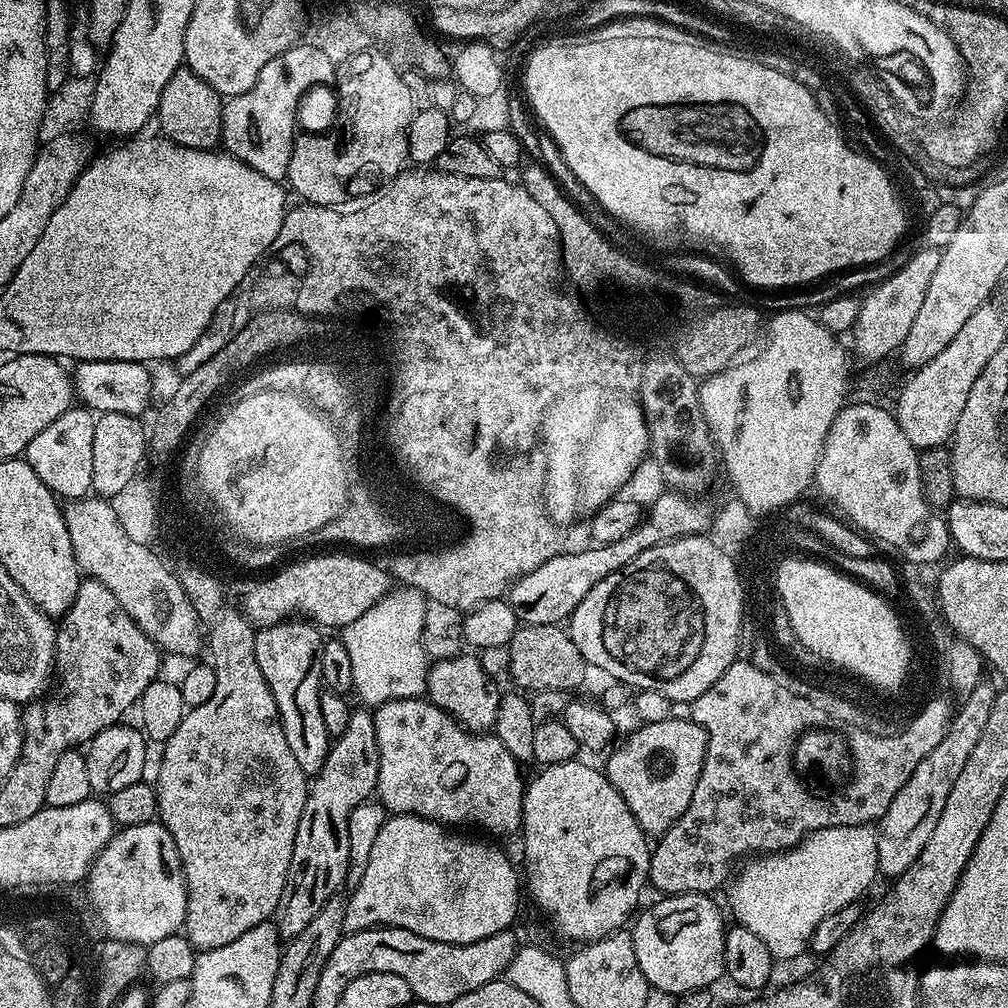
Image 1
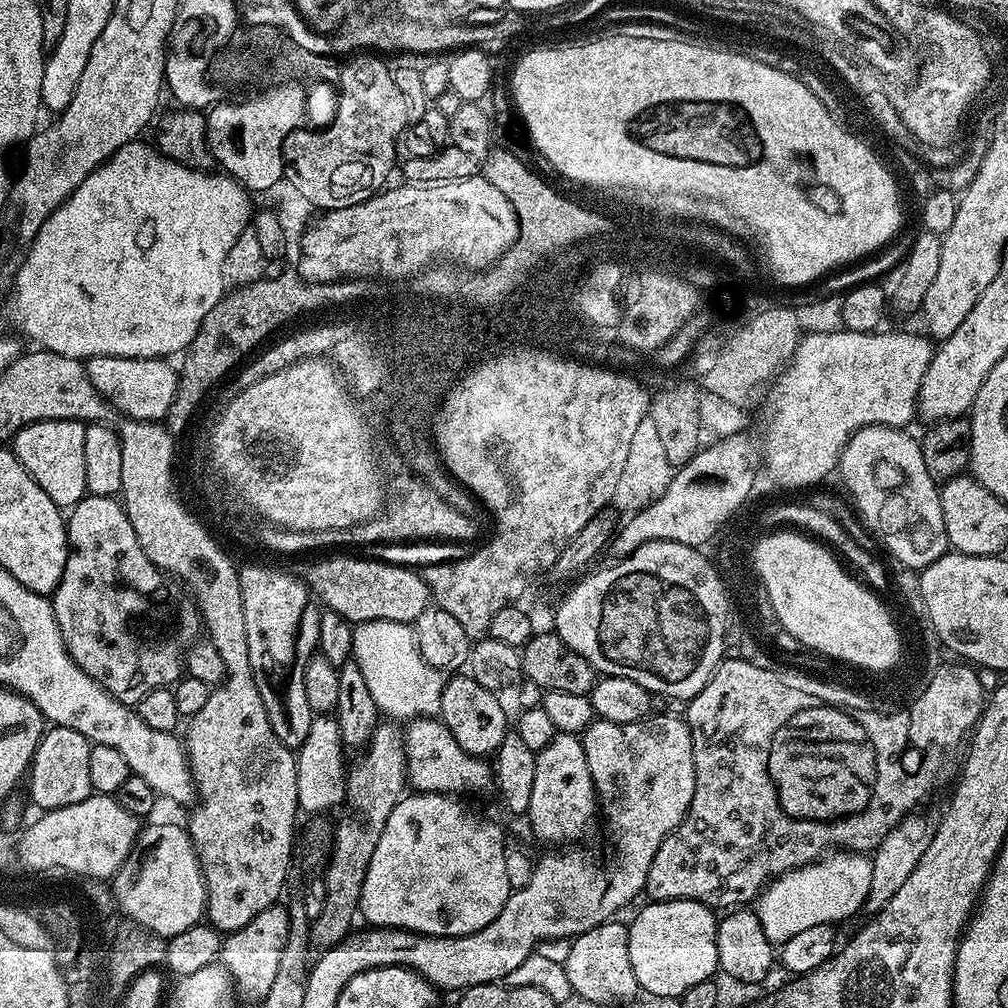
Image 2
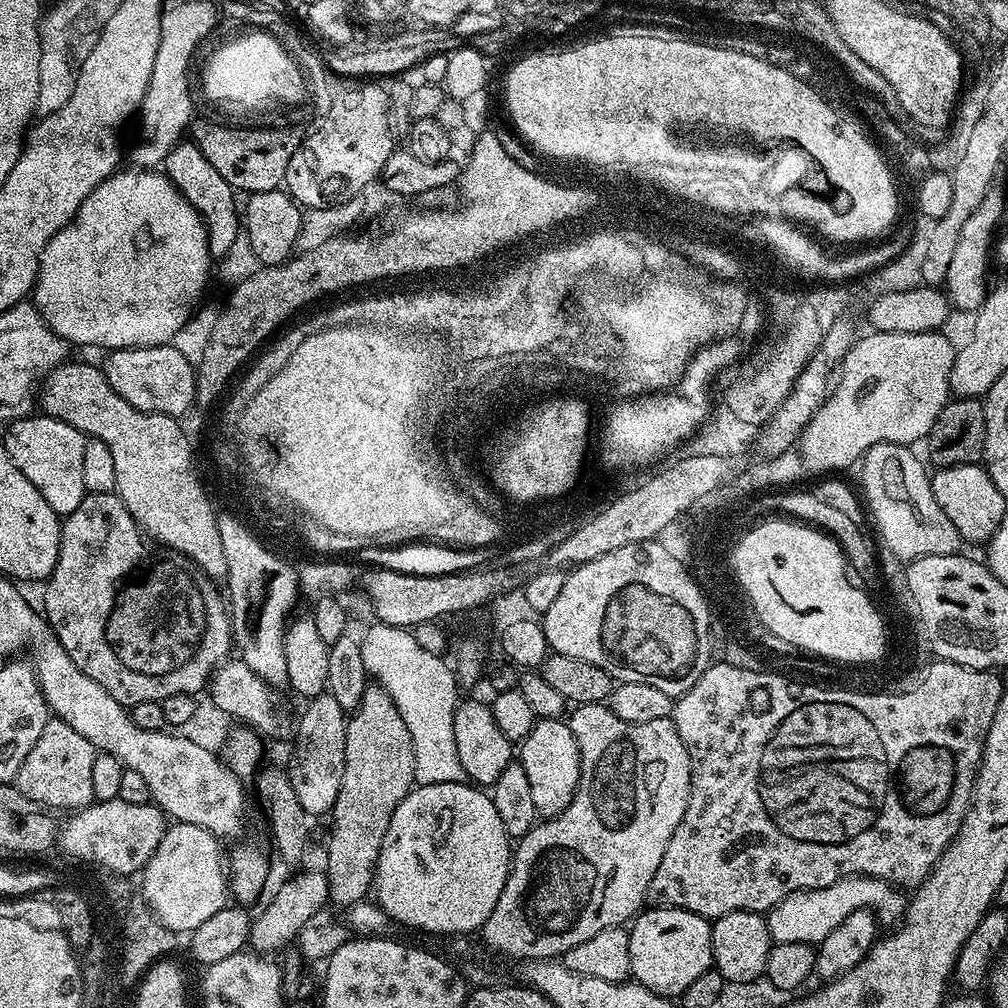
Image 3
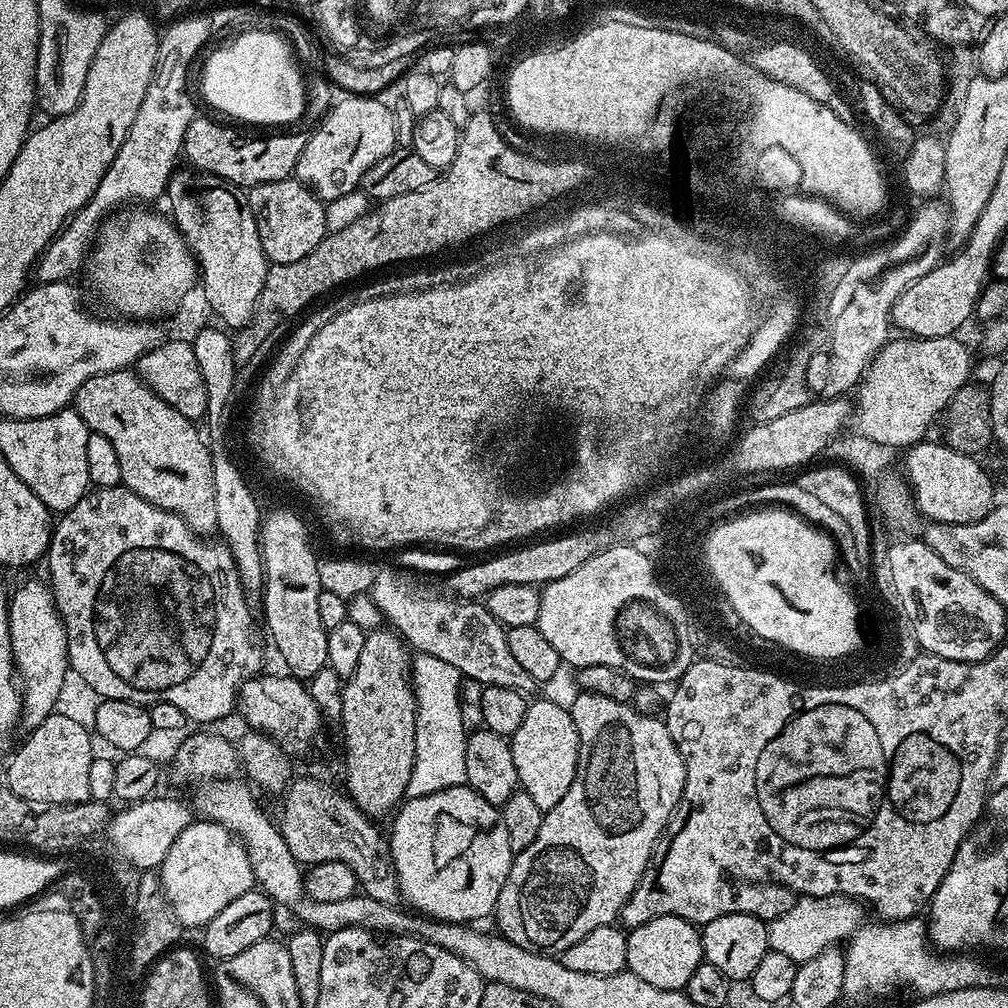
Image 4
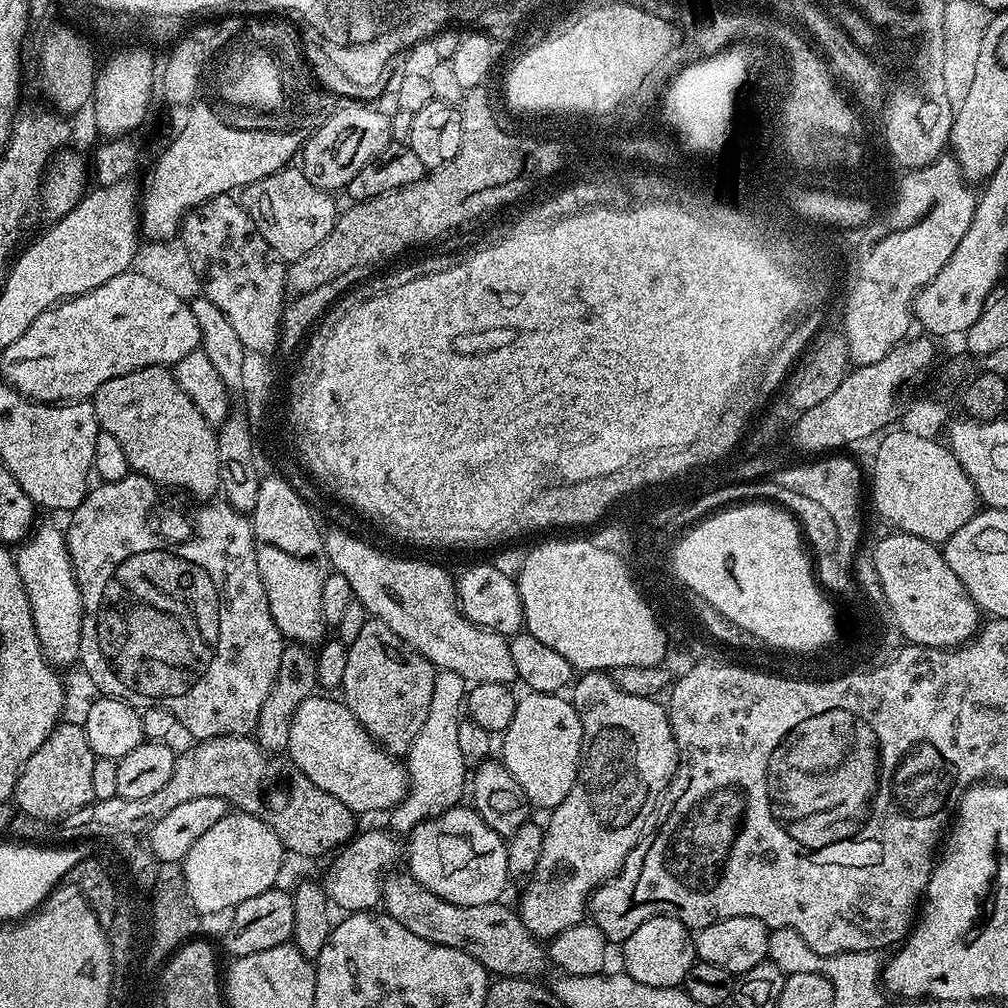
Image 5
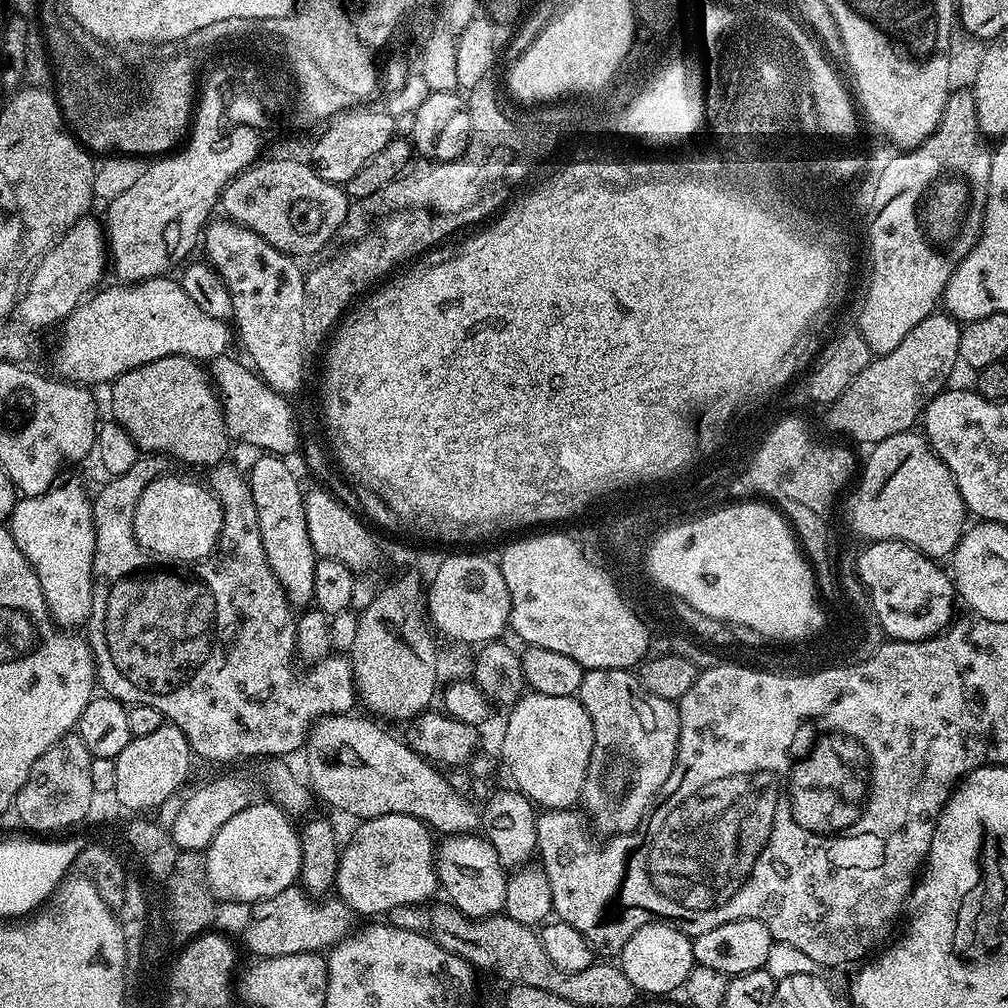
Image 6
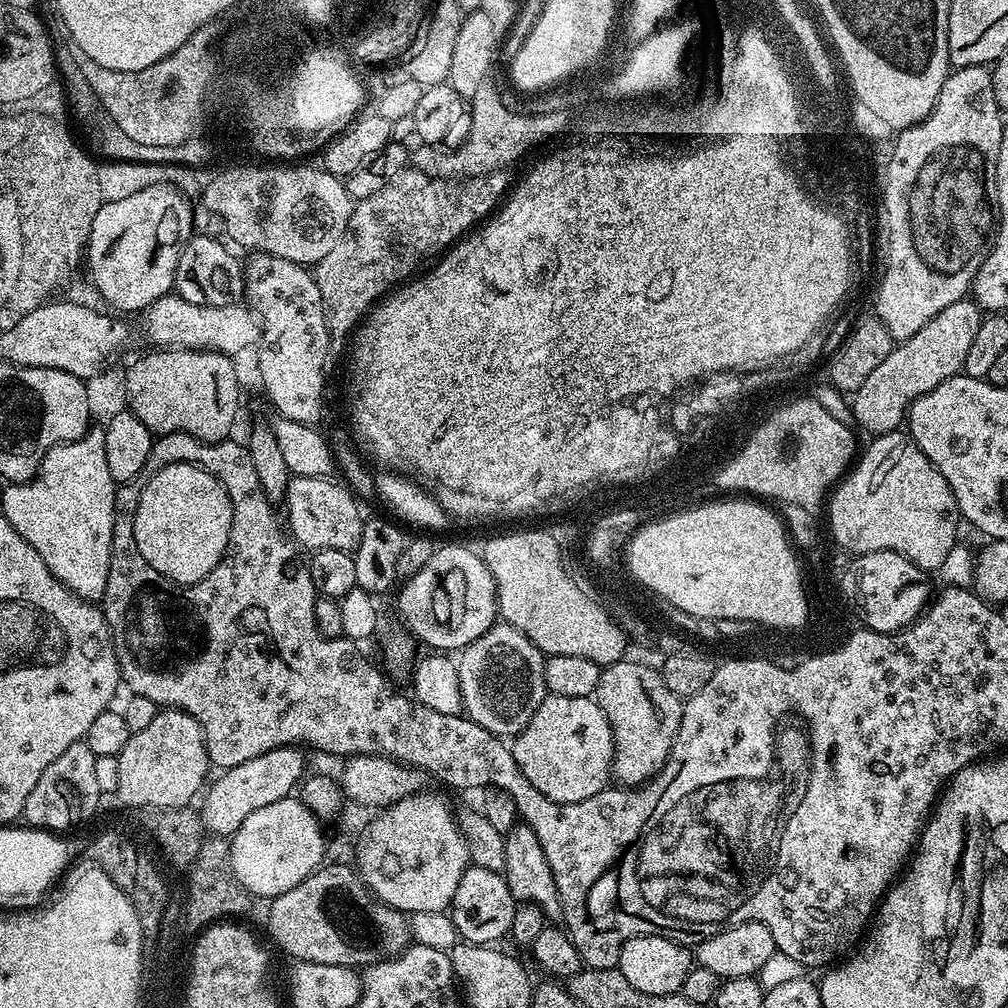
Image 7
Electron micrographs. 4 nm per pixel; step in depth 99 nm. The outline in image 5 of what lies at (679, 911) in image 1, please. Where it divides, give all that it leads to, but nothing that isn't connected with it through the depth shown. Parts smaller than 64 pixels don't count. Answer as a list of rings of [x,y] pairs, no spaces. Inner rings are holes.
[[[655,916],[642,922],[642,926],[638,926],[638,930],[630,934],[630,938],[622,941],[622,948],[622,968],[626,975],[634,978],[634,982],[646,982],[646,986],[659,988],[681,987],[686,974],[690,974],[690,966],[698,959],[693,933],[681,920],[673,916]]]

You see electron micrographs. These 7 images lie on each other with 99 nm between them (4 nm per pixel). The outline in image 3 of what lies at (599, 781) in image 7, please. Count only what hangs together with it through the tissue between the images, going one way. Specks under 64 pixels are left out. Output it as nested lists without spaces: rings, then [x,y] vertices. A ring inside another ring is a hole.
[[[560,718],[537,719],[525,740],[519,741],[518,763],[526,770],[530,795],[541,817],[557,816],[570,806],[580,777],[580,751],[567,722]]]

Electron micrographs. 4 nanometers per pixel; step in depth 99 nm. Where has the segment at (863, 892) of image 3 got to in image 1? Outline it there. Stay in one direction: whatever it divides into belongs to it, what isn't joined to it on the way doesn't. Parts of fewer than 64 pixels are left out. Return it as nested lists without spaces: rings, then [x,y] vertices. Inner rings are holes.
[[[855,824],[809,832],[796,847],[782,852],[757,855],[749,859],[743,867],[735,873],[727,889],[732,912],[736,915],[735,923],[762,938],[762,942],[766,942],[766,950],[770,950],[773,958],[793,958],[794,955],[806,952],[814,930],[818,922],[822,922],[822,918],[834,914],[834,910],[842,910],[842,906],[857,903],[861,899],[859,896],[878,880],[880,867],[876,828],[872,824]]]

